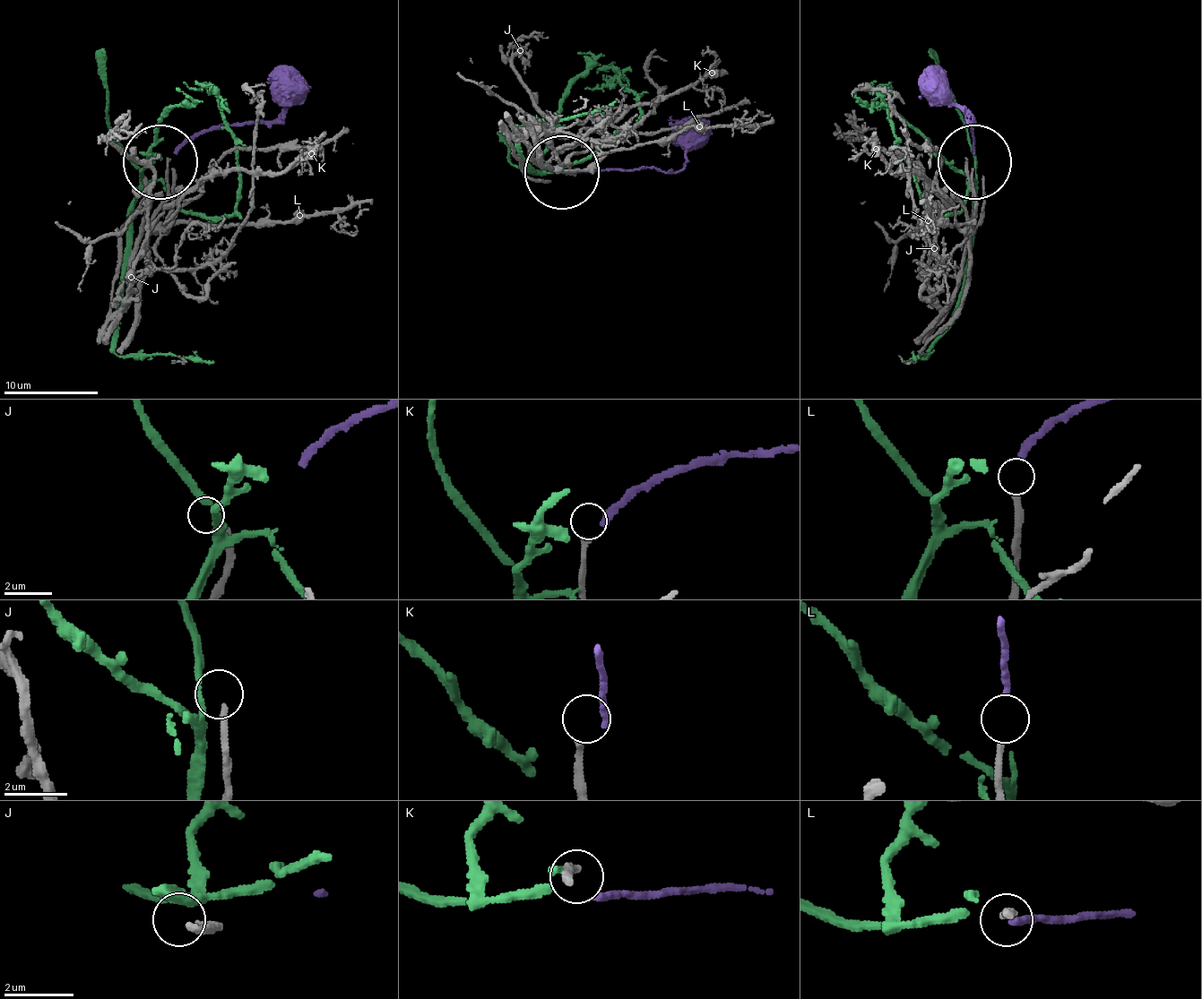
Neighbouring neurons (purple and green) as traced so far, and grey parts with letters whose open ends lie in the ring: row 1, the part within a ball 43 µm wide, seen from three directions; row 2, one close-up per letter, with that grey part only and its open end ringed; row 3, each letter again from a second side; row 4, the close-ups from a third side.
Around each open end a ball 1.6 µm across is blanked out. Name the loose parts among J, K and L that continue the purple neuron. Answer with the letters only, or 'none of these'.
L

